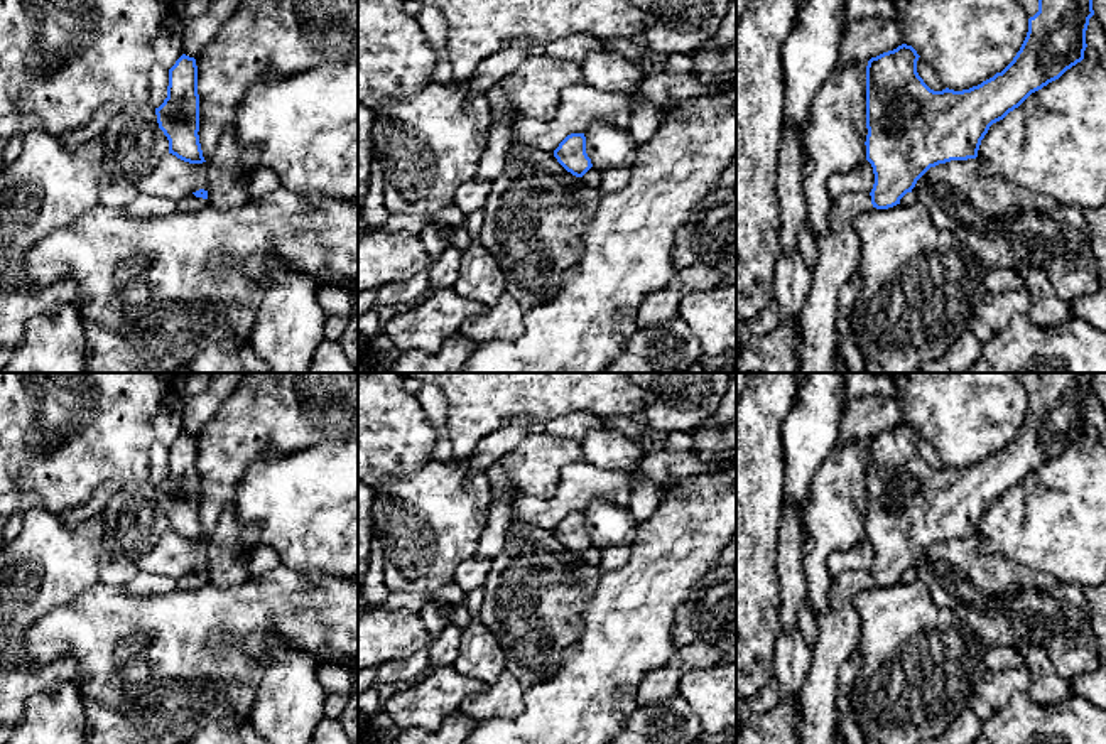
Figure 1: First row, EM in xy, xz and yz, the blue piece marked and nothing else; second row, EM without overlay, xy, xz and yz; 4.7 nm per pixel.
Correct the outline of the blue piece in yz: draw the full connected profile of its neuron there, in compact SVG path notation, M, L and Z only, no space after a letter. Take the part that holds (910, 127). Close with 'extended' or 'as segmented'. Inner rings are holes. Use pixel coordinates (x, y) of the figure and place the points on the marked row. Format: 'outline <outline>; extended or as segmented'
outline M1038 0L1038 12L1028 19L1027 37L1013 61L993 78L969 89L930 89L917 73L919 54L902 44L871 57L866 66L866 160L873 167L870 192L836 197L827 214L827 231L816 235L819 258L812 270L812 288L799 315L799 373L832 373L838 346L838 299L859 267L856 218L871 209L888 209L912 192L917 181L939 164L976 159L989 127L1018 108L1032 93L1059 79L1084 59L1086 30L1094 15L1092 0Z; extended

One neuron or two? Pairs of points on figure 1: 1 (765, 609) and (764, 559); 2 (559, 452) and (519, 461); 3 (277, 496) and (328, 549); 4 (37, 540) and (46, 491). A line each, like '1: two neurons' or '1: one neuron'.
1: one neuron
2: one neuron
3: one neuron
4: two neurons

